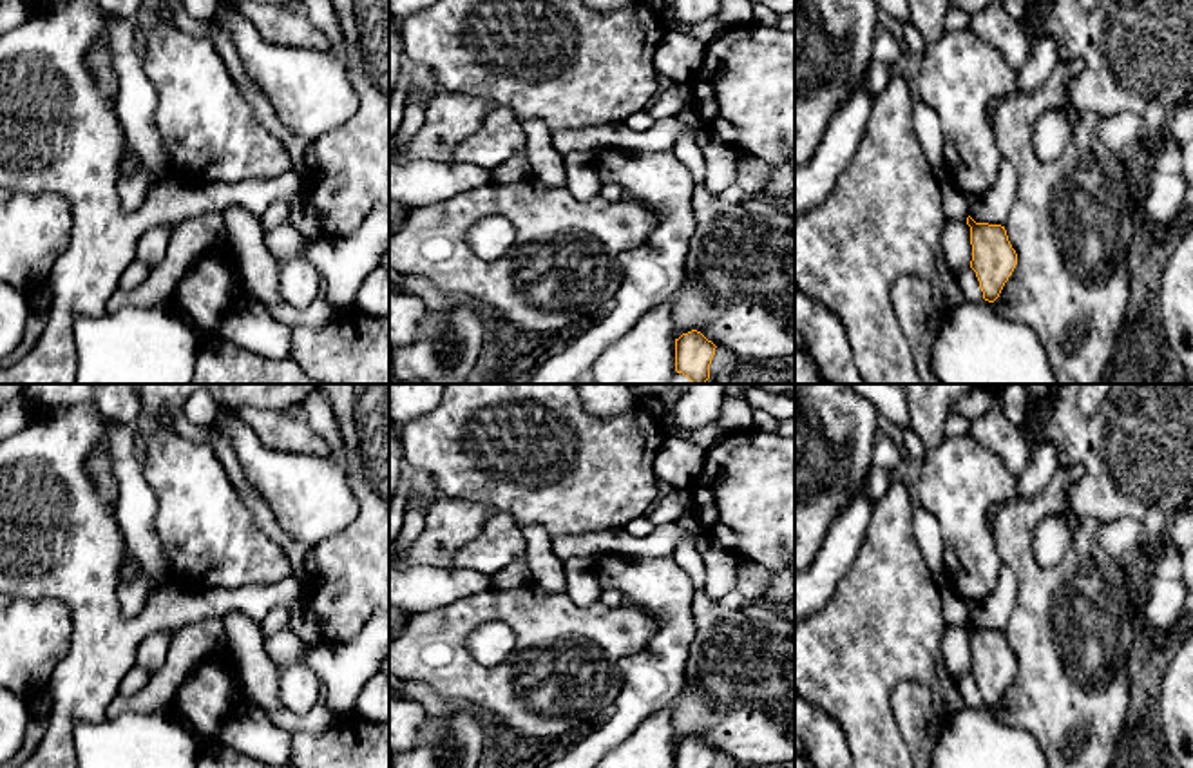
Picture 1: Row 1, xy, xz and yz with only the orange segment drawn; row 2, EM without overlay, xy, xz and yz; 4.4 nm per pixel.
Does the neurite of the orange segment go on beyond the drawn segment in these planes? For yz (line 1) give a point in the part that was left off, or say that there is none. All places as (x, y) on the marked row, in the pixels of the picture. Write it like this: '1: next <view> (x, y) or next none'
1: next none

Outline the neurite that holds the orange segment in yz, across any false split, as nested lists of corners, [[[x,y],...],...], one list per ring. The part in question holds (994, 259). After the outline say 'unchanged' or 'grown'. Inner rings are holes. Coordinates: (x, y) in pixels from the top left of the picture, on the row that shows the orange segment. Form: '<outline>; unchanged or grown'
[[[967,217],[970,226],[972,261],[983,299],[994,302],[1017,264],[1007,230],[1001,225],[976,223]]]; unchanged

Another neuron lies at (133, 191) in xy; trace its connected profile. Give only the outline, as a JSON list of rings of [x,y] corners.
[[[145,167],[129,178],[118,178],[116,188],[123,212],[138,212],[145,203],[154,181],[157,181],[156,174],[147,170]]]

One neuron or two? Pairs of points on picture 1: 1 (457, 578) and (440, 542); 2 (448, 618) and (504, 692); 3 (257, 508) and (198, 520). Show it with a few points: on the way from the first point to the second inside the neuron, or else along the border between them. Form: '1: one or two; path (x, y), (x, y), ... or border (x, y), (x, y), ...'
1: two; border (449, 566), (411, 567), (408, 571)
2: one; path (448, 640), (448, 649), (482, 683)
3: two; border (227, 473), (252, 520), (276, 544)

